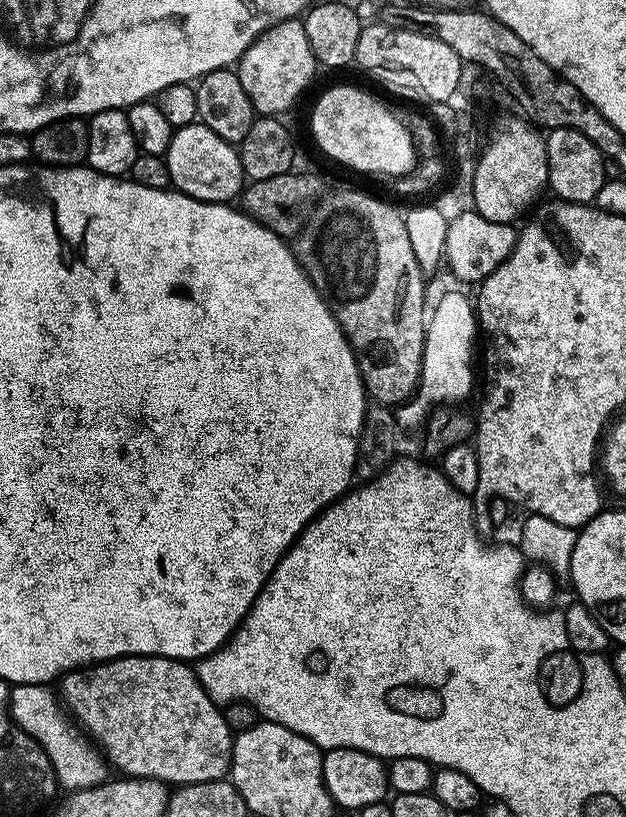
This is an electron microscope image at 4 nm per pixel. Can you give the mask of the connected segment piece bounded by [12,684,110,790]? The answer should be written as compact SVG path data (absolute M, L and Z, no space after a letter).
M43 684L15 685L12 688L12 716L16 719L17 724L26 730L26 734L33 736L42 745L44 753L50 758L52 768L56 772L57 781L63 787L65 784L68 790L79 790L95 788L97 784L105 783L109 779L110 773L108 773L109 765L106 763L101 749L87 735L84 737L76 733L77 725L73 723L69 713L62 707L58 696L58 701L56 701L52 690L51 687Z

